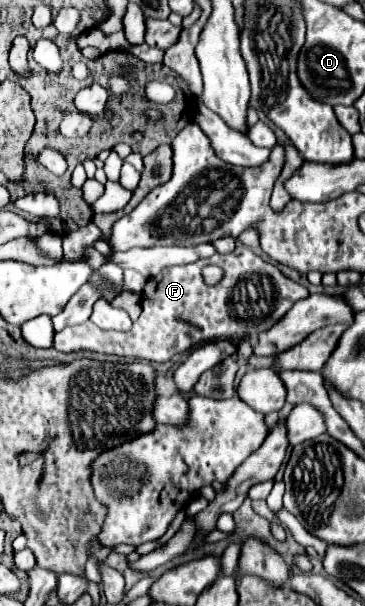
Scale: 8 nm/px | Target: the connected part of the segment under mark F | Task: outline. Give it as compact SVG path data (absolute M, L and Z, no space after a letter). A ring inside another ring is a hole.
M239 244L231 254L217 254L193 264L165 268L155 278L147 280L141 294L143 312L129 332L103 332L89 321L57 332L53 348L65 354L95 352L105 356L167 362L171 356L191 348L191 344L207 340L237 340L243 336L253 338L257 332L269 330L297 300L301 300L301 290L303 298L309 296L305 286L301 288L301 284L287 278L275 264ZM209 264L217 264L223 270L223 278L215 286L209 286L203 280L203 268Z

